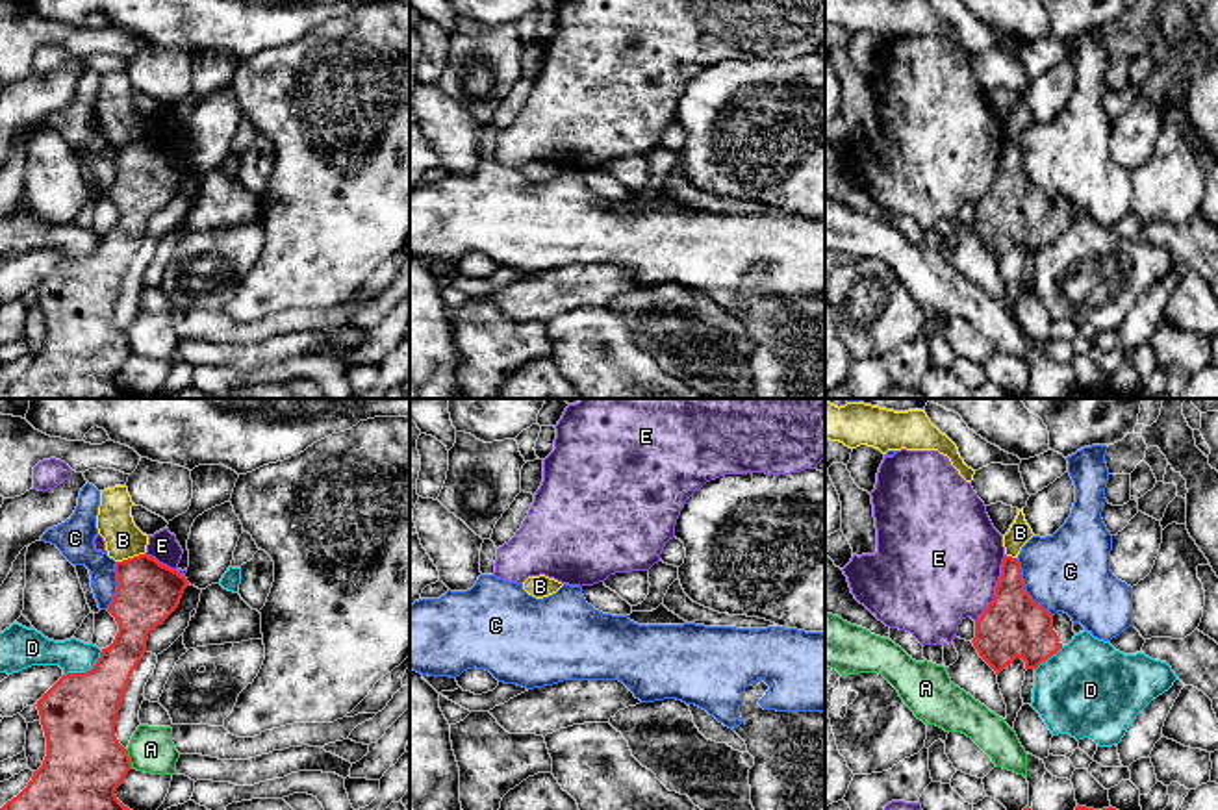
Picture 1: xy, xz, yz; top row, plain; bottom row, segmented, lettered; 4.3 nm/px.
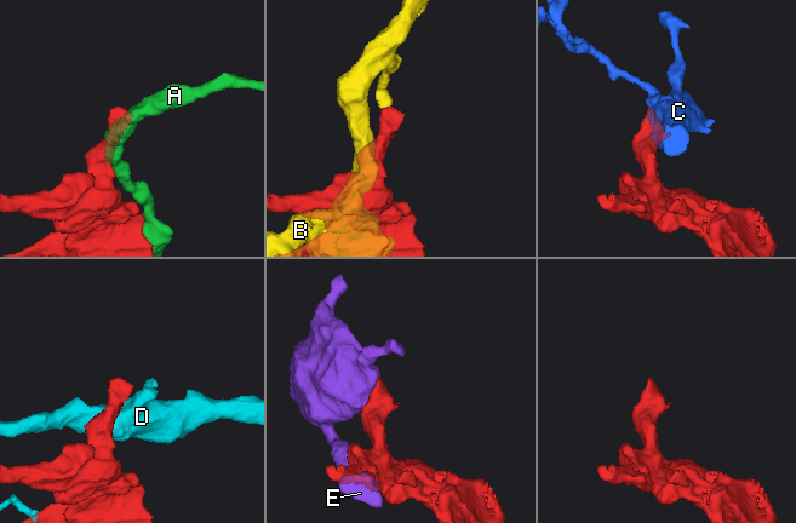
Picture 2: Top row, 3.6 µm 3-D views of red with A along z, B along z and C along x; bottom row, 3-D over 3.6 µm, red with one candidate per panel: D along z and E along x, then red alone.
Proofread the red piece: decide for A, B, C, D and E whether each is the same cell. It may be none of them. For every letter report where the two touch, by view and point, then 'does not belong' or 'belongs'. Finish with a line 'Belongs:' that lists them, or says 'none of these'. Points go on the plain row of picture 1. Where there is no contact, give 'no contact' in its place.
A: contact xy (128, 343); does not belong
B: contact xy (130, 143); does not belong
C: contact yz (1024, 173); does not belong
D: contact xy (86, 256); does not belong
E: contact yz (996, 173); does not belong
Belongs: none of these

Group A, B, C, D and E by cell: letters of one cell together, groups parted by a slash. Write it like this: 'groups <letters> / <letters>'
groups A / B / C / D / E

